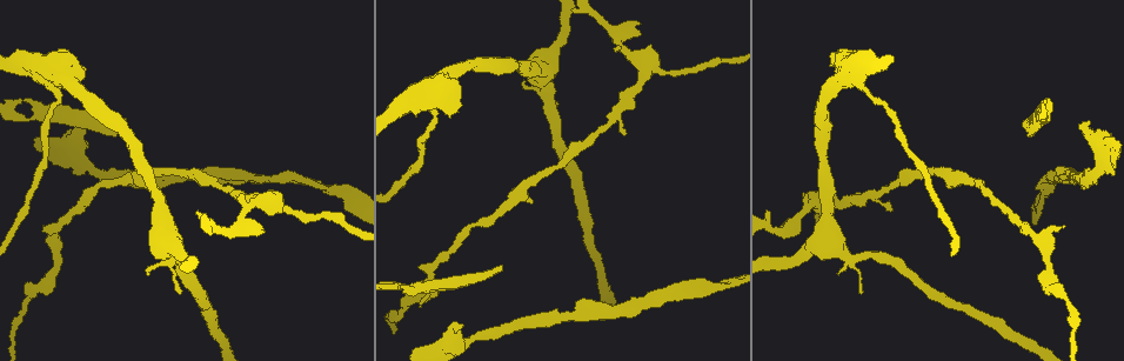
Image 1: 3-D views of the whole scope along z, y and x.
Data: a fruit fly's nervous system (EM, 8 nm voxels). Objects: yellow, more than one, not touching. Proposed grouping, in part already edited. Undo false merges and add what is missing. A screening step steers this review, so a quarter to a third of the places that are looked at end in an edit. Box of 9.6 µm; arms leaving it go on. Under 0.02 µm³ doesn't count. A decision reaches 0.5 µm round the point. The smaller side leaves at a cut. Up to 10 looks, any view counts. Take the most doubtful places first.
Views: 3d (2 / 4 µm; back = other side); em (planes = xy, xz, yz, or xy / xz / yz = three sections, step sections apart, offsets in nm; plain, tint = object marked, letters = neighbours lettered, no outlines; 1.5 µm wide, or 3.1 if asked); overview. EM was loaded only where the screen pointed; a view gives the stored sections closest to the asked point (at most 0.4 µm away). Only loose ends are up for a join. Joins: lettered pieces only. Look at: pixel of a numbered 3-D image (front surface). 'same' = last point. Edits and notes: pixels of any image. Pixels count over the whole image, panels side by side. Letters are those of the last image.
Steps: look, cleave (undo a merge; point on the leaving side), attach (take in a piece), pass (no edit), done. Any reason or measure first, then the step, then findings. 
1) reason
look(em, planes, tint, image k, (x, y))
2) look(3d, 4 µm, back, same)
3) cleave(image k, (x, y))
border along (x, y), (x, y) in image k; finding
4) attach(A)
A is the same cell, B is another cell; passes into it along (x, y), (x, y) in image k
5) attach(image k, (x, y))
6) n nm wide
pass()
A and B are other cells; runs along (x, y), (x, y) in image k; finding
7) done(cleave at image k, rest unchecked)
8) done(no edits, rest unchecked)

four arms meet
look(3d, 4 µm, image 1, (847, 80))

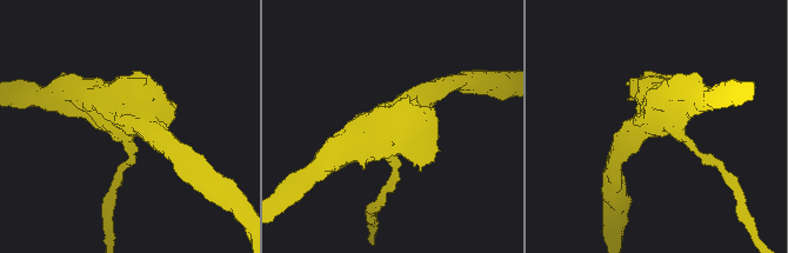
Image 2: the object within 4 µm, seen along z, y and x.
look(em, planes, letters, image 2, (654, 121))

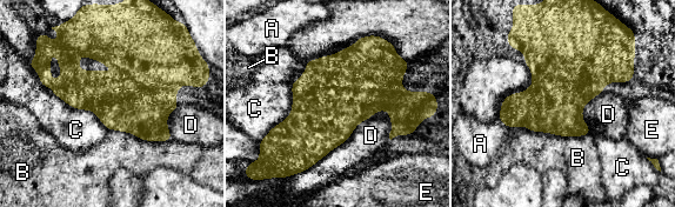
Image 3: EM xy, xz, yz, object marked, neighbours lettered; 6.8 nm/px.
pass()
A, B, C, D and E are other cells; border along (294, 80), (292, 112), (264, 138) in image 3; all the same neuron

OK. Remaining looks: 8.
look(3d, 4 µm, back, image 1, (264, 231))

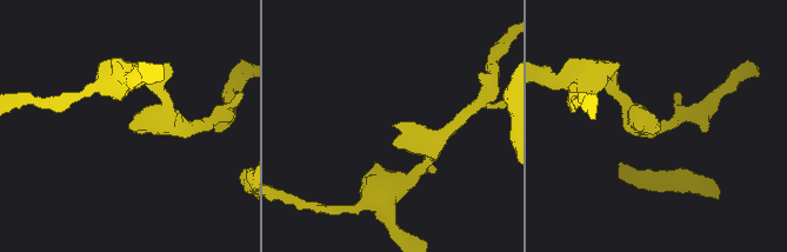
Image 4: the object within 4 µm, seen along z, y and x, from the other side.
look(em, planes, letters, image 4, (131, 126))

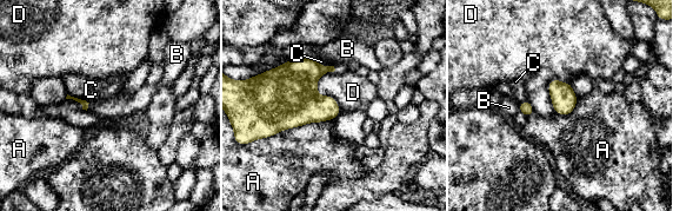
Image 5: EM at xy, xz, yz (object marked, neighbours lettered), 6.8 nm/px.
170 nm wide
pass()
A, B, C and D are other cells; border along (328, 71), (317, 92), (341, 111) in image 5; no lettered piece goes on from it

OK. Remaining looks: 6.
thin neck
look(3d, 4 µm, image 1, (27, 121))

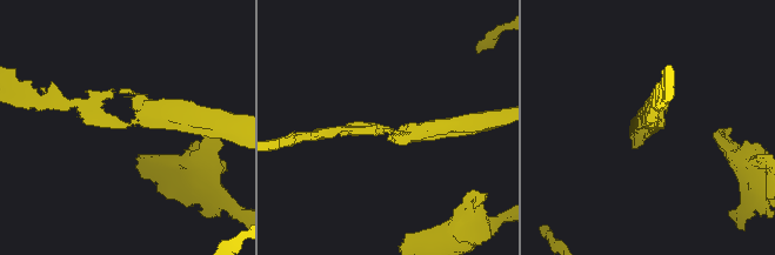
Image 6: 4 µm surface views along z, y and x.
shape alone is not enough
look(em, planes, letters, image 6, (654, 123))

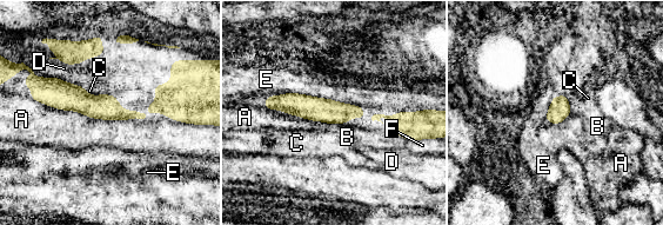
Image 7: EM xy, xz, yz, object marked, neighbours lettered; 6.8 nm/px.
pass()
A, B, C, D, E and F are other cells; runs along (40, 96), (124, 114), (179, 107) in image 7; one neuron here

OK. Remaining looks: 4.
free end
look(em, xy, step 4, letters, image 1, (892, 209))

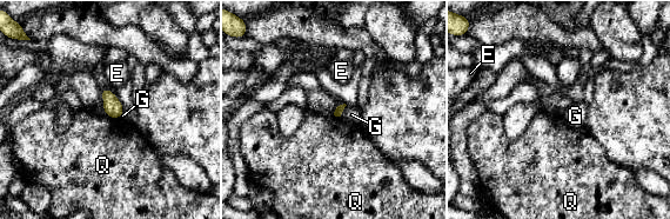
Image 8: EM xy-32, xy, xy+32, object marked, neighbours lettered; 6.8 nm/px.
Q touches over 120 nm
pass()
E, G and Q are other cells; no lettered piece goes on from it

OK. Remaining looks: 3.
done(no edits, rest unchecked)

